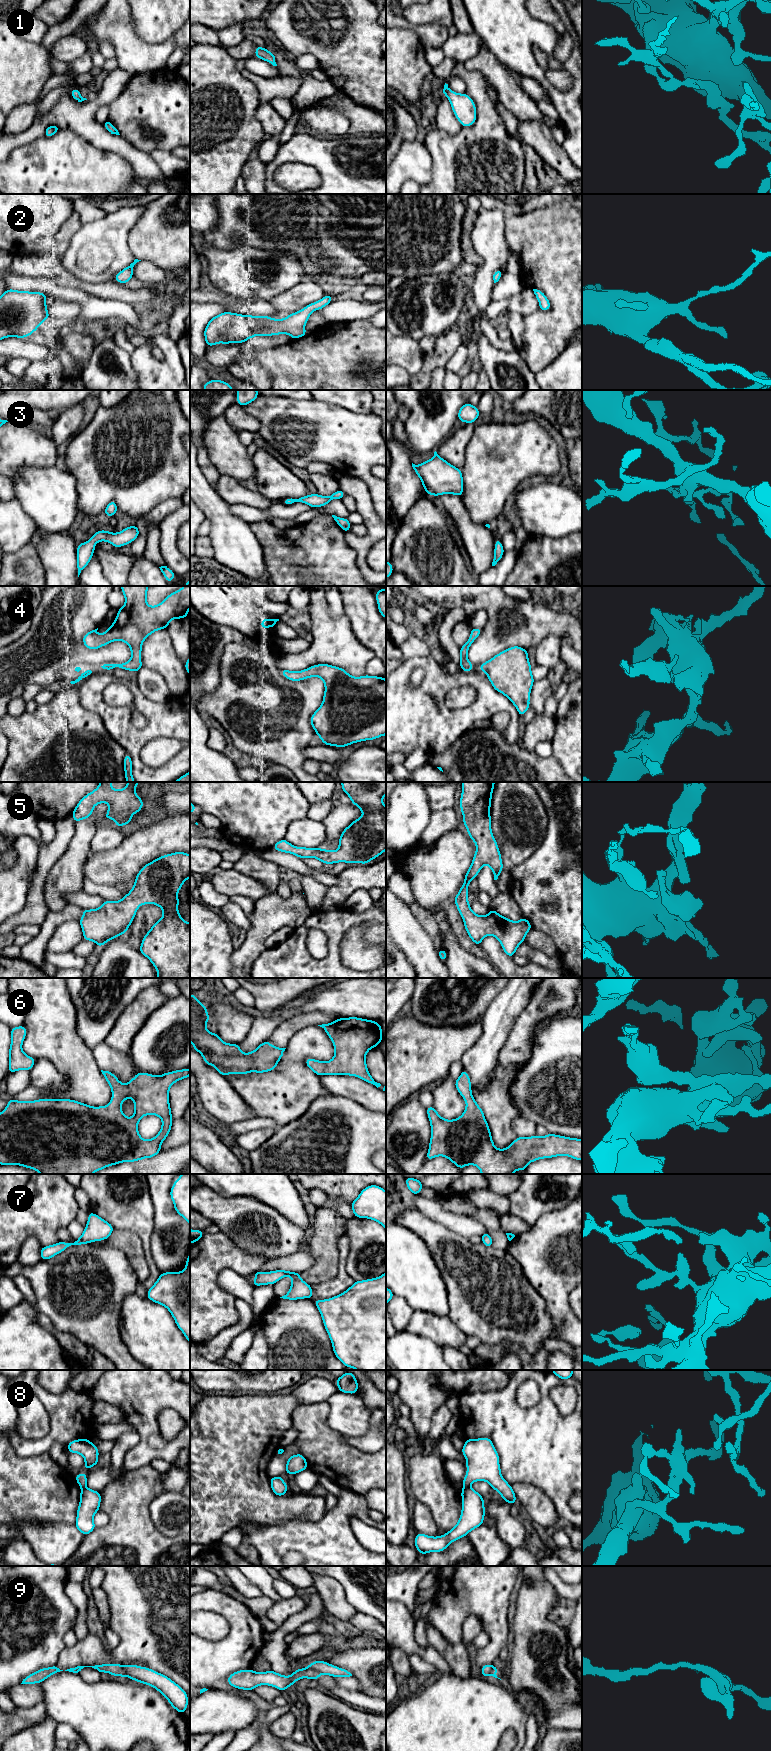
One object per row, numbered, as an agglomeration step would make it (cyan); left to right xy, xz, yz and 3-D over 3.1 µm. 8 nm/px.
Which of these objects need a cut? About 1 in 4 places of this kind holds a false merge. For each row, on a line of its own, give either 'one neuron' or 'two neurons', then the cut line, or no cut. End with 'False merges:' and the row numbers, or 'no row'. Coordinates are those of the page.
1: one neuron; no cut
2: one neuron; no cut
3: one neuron; no cut
4: one neuron; no cut
5: one neuron; no cut
6: one neuron; no cut
7: one neuron; no cut
8: two neurons; cut in yz along (464, 1486), (469, 1487)
9: two neurons; cut in xz along (308, 1666), (321, 1673)
False merges: 8, 9

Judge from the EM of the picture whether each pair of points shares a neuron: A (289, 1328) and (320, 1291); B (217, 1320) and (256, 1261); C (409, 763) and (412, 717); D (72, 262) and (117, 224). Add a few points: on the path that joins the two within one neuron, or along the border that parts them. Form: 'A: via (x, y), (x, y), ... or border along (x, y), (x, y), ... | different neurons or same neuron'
A: border along (309, 1299), (313, 1303) | different neurons
B: via (211, 1297), (211, 1274), (224, 1261), (233, 1261) | same neuron
C: border along (429, 755), (423, 750), (415, 748), (406, 756) | different neurons
D: via (83, 258), (106, 235) | same neuron

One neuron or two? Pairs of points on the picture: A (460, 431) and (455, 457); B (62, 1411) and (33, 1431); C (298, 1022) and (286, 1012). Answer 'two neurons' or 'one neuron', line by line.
A: one neuron
B: two neurons
C: two neurons

